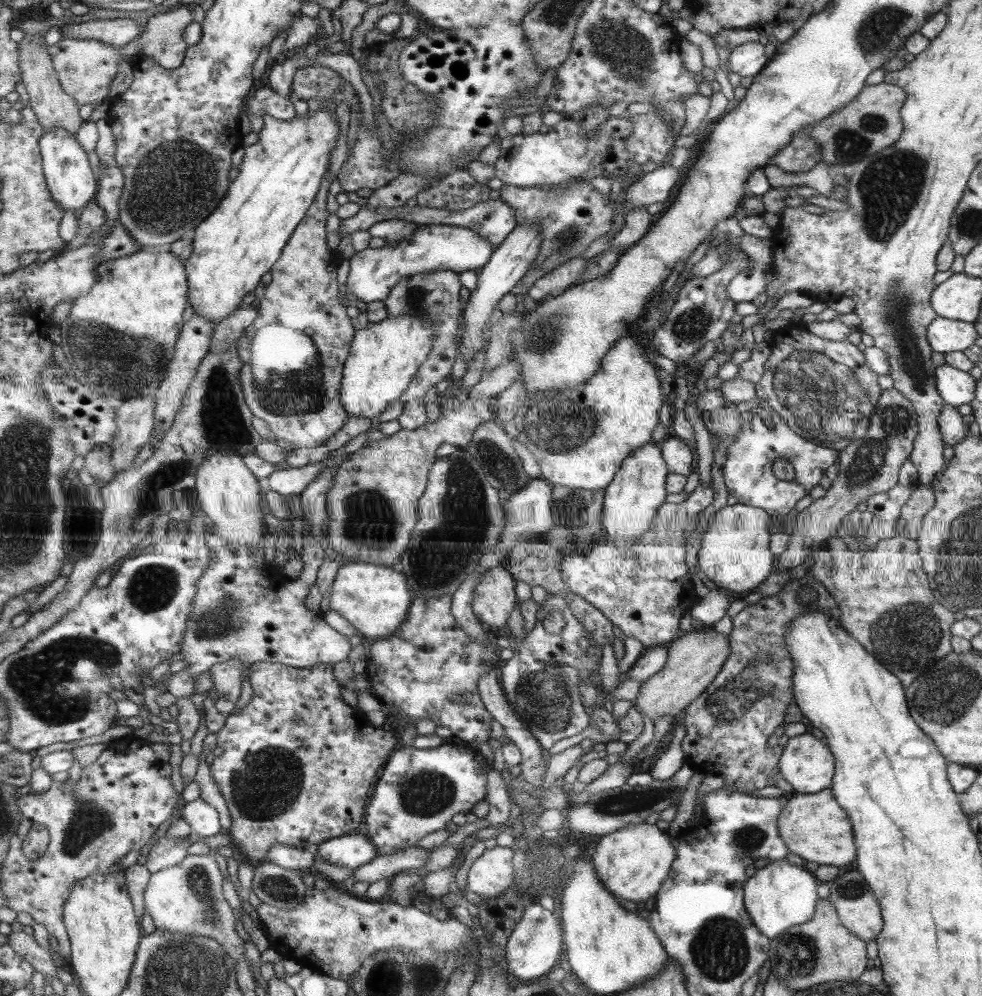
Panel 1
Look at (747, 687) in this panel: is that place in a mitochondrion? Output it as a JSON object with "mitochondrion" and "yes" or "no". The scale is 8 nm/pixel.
{"mitochondrion":"yes"}

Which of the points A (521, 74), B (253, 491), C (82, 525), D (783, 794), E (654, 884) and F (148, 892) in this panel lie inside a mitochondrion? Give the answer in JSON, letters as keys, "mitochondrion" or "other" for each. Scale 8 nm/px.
{"A":"mitochondrion","B":"other","C":"other","D":"other","E":"other","F":"other"}

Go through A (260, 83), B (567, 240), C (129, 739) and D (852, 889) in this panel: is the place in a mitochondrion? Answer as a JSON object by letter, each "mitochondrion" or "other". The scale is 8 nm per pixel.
{"A":"other","B":"mitochondrion","C":"other","D":"mitochondrion"}

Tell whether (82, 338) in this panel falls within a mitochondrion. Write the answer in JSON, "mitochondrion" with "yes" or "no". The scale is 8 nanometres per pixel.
{"mitochondrion":"yes"}

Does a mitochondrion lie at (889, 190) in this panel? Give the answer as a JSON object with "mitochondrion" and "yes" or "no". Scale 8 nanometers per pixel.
{"mitochondrion":"yes"}

